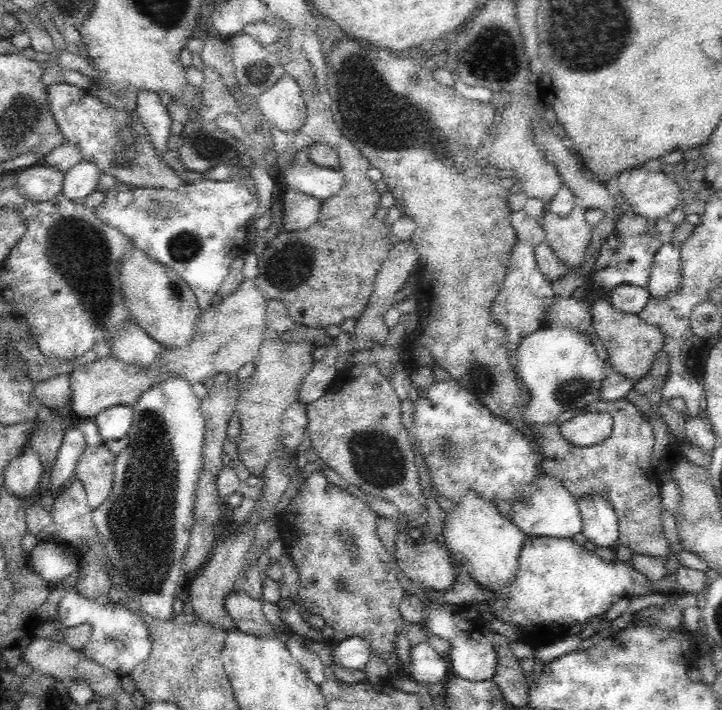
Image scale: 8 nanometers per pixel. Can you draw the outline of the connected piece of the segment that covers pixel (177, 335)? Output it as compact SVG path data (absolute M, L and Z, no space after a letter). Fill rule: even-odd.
M133 243L122 256L119 270L120 290L129 317L134 319L155 342L170 349L186 347L194 336L194 326L201 314L190 285L168 266L150 258Z

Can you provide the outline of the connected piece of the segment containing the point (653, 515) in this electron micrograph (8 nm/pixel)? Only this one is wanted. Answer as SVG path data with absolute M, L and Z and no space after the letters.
M599 398L594 401L594 412L602 410L609 410L613 429L606 440L592 446L576 447L559 431L560 424L580 414L580 409L566 410L548 424L528 425L531 444L541 454L539 468L541 472L560 481L576 500L586 495L600 495L606 499L618 517L618 544L630 548L634 555L654 556L664 561L672 551L662 529L664 507L660 499L660 481L651 462L655 442L653 428L644 413L626 398L614 402Z

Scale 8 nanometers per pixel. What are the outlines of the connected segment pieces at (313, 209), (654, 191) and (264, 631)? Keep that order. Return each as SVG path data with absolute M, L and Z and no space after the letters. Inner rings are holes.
M286 188L284 192L284 218L280 229L288 232L312 226L321 212L321 202L309 194Z
M658 162L642 163L620 174L622 198L635 214L649 221L666 218L683 203L680 185L676 184L662 169L656 168Z
M242 591L228 595L225 608L234 619L235 628L243 633L264 637L278 635L264 616L261 601L261 599L254 599Z

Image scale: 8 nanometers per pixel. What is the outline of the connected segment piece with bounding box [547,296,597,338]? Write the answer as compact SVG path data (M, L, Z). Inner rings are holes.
M572 296L557 297L557 301L551 306L547 314L548 323L567 324L573 326L590 338L597 338L594 328L592 328L592 314L590 314L590 304L586 300L576 300Z

